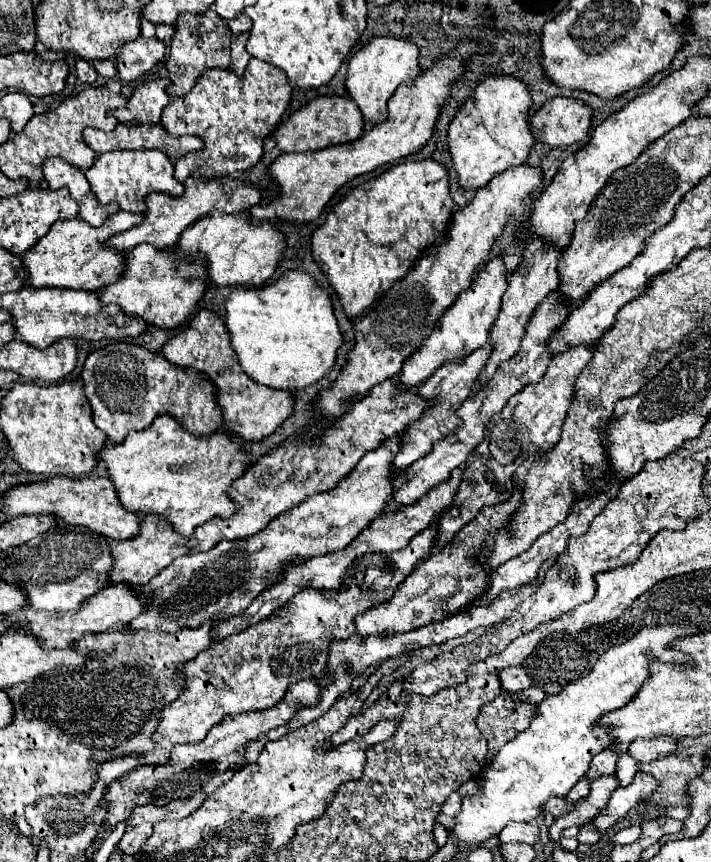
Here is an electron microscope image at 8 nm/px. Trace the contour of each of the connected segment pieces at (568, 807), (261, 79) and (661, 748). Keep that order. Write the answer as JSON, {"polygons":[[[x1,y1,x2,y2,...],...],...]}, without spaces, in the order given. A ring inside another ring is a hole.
{"polygons":[[[552,798,552,800,548,800,548,802,544,804,544,812,550,812,550,814,554,814,556,818,560,818,560,816,570,814,570,812,576,808,576,804,578,804,578,802,568,802,566,798]],[[250,58,248,70,242,76,236,76,232,70,220,70,220,68,212,68,208,72,204,72,204,76,200,76,196,88,192,88,192,92,188,92,182,98,172,100,162,110,160,124,172,136,198,136,204,142,202,149,191,152,176,162,174,172,176,180,184,182,192,172,198,172,202,178,208,178,208,180,222,178,222,176,230,176,230,174,256,166,256,162,262,156,264,138,280,124,282,114,286,112,286,108,290,104,290,96,292,96,292,88,288,84,286,74,280,68,266,64,262,60,256,60,256,58]],[[654,736,654,738,636,738,628,752,640,760,640,762,652,762,660,760,664,756,670,756,676,750,678,738,674,736]]]}

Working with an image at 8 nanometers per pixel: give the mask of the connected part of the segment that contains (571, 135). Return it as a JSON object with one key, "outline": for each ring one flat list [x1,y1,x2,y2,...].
{"outline":[[556,96,550,98,542,104,542,108,530,116,530,124,532,124,532,134,536,136,536,146,532,148,532,152,536,156,542,156,544,152,548,152,548,148,558,148,558,146,570,146,574,142,582,142,588,136,590,130,590,122,592,122,592,114,594,110,578,98,570,98,570,96]]}

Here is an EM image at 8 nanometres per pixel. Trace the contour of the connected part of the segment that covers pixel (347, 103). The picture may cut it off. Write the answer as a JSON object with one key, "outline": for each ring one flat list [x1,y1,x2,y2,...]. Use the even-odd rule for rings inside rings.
{"outline":[[328,96,318,98,294,112,286,122,282,122,270,138,276,142,276,150,280,152,306,152,306,150,320,150,334,144,344,144,356,140,364,130,364,122,360,110,348,96]]}

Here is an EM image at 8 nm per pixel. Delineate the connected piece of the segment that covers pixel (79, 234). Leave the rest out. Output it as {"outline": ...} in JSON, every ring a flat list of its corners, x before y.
{"outline":[[124,210,110,216,110,220,106,220,98,228,84,224,84,220,80,218,54,222,50,232,22,256,22,270,26,272,28,286,30,288,70,288,70,290,90,290,90,292,104,288,104,284,110,284,114,278,120,276,124,254,110,248,102,248,102,242,140,222,142,222,142,214,130,214]]}

